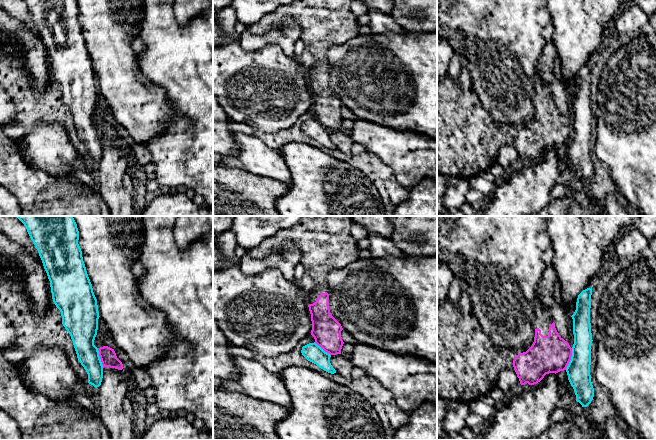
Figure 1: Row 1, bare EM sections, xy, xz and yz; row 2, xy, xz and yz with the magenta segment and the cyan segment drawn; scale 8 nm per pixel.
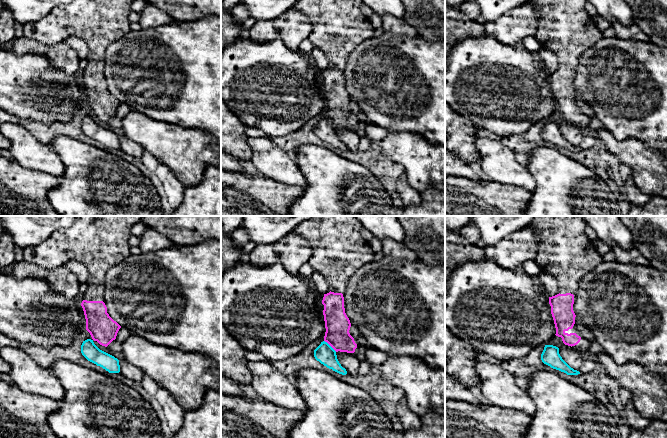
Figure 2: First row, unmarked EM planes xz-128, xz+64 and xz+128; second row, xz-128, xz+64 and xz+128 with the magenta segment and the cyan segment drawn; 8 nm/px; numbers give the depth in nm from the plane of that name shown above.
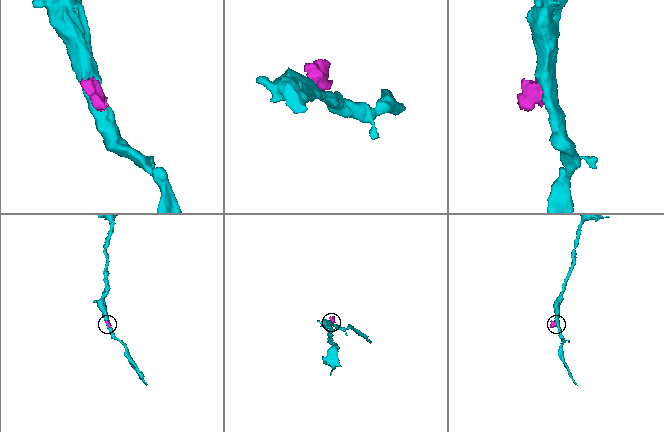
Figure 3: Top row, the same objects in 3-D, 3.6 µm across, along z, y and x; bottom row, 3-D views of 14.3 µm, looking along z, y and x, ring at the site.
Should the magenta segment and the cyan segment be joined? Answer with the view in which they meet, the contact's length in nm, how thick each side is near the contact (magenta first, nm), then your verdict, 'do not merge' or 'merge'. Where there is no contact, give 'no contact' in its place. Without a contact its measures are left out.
yz | 190 nm | 300/190 nm | do not merge

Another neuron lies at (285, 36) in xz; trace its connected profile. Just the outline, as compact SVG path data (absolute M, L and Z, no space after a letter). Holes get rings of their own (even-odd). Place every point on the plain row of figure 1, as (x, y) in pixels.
M287 18L282 25L263 35L253 35L245 30L239 43L246 51L255 51L268 45L277 45L287 56L295 57L295 43L300 39L300 25Z

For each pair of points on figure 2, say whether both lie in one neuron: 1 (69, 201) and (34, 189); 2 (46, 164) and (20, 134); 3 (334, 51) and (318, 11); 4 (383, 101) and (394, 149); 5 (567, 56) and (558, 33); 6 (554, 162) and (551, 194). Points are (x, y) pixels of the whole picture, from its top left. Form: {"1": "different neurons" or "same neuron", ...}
{"1": "different neurons", "2": "same neuron", "3": "same neuron", "4": "different neurons", "5": "same neuron", "6": "same neuron"}

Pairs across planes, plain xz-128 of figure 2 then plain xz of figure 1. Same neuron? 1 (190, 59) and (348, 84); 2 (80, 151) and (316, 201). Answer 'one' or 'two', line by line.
1: one
2: one

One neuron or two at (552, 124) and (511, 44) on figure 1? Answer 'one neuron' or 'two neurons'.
two neurons

